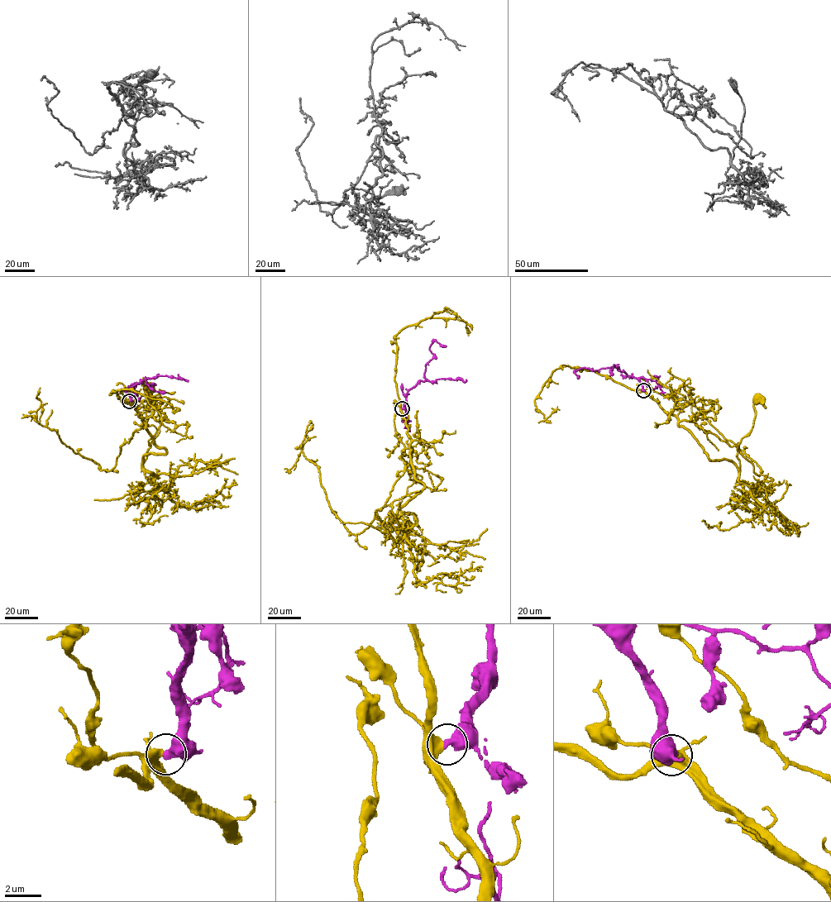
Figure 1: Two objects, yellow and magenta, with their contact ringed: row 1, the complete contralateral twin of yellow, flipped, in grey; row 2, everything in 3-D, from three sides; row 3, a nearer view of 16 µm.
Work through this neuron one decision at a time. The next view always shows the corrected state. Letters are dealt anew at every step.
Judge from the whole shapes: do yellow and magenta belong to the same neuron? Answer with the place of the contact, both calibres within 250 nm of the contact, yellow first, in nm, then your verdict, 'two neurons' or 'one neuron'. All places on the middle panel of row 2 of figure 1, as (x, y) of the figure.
place (402, 408); calibres 340 and 550 nm; one neuron

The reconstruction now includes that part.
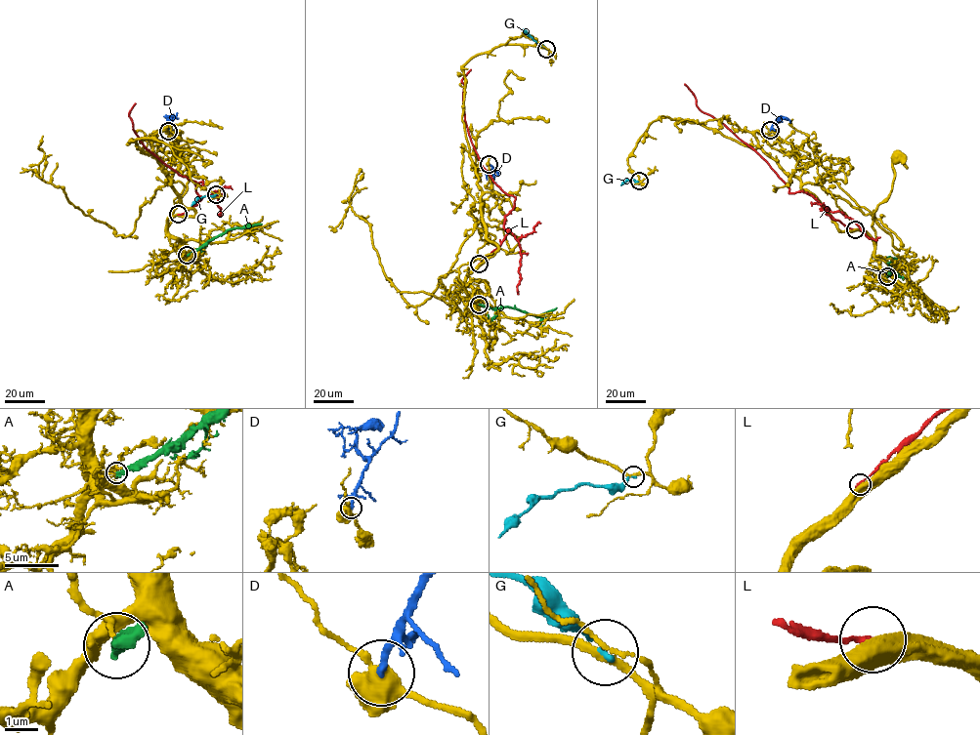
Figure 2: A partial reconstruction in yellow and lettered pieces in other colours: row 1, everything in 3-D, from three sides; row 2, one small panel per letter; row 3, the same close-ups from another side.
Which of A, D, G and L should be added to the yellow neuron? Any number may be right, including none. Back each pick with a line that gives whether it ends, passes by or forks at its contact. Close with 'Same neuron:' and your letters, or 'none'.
Same neuron: none

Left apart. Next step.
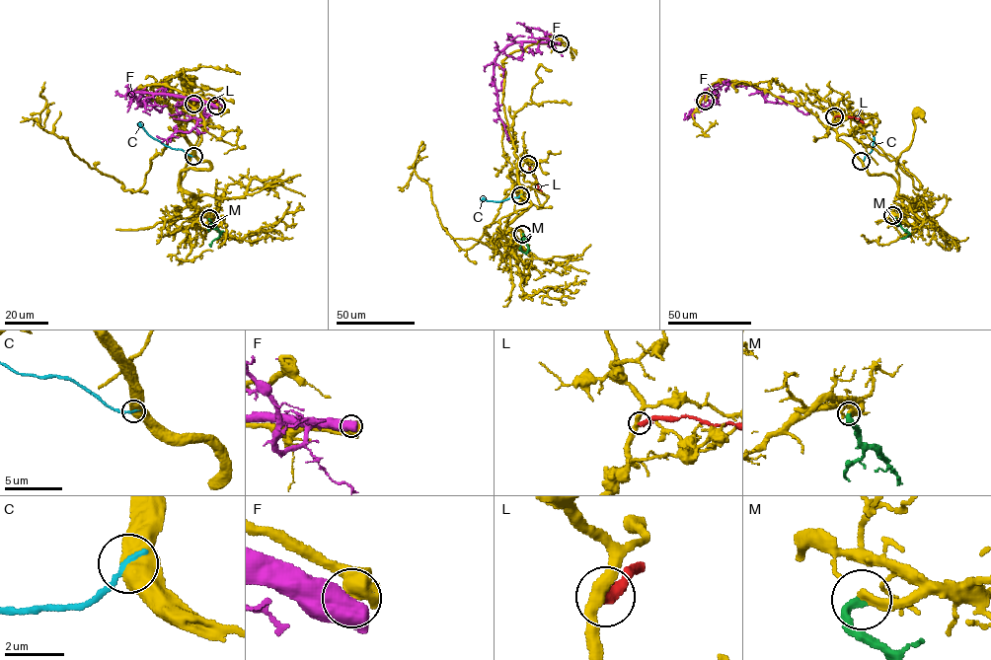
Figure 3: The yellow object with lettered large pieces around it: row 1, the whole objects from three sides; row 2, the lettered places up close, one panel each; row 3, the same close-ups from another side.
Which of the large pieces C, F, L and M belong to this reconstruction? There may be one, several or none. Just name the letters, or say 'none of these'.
M

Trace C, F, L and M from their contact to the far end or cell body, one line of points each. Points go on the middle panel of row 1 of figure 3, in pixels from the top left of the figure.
C: (520, 195), (499, 201), (483, 198), (481, 201)
F: (560, 43), (512, 42), (494, 62), (493, 83), (497, 97), (497, 113), (506, 138)
L: (528, 164), (542, 193)
M: (522, 234), (528, 251), (521, 251), (520, 246)

